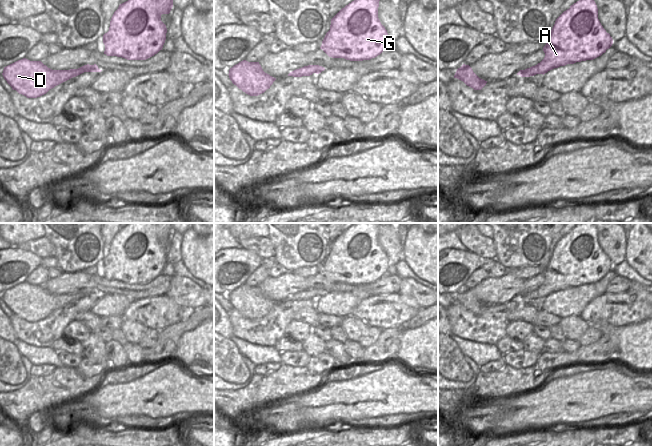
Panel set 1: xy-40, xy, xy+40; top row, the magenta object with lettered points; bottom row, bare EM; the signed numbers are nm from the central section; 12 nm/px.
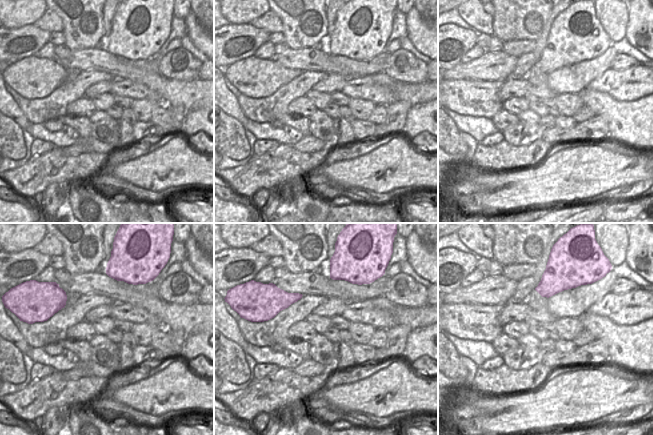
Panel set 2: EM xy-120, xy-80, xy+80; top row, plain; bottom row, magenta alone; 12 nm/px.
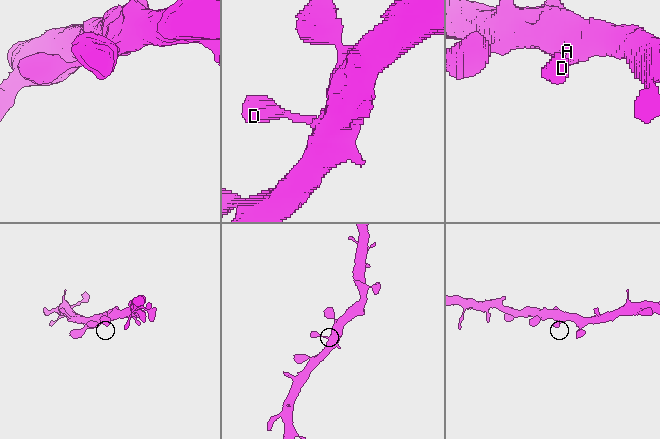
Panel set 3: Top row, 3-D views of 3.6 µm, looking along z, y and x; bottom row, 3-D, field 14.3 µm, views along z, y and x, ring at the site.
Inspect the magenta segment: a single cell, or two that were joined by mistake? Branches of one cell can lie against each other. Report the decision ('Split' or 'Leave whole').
Leave whole

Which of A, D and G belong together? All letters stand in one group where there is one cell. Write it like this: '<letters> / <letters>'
A D G

